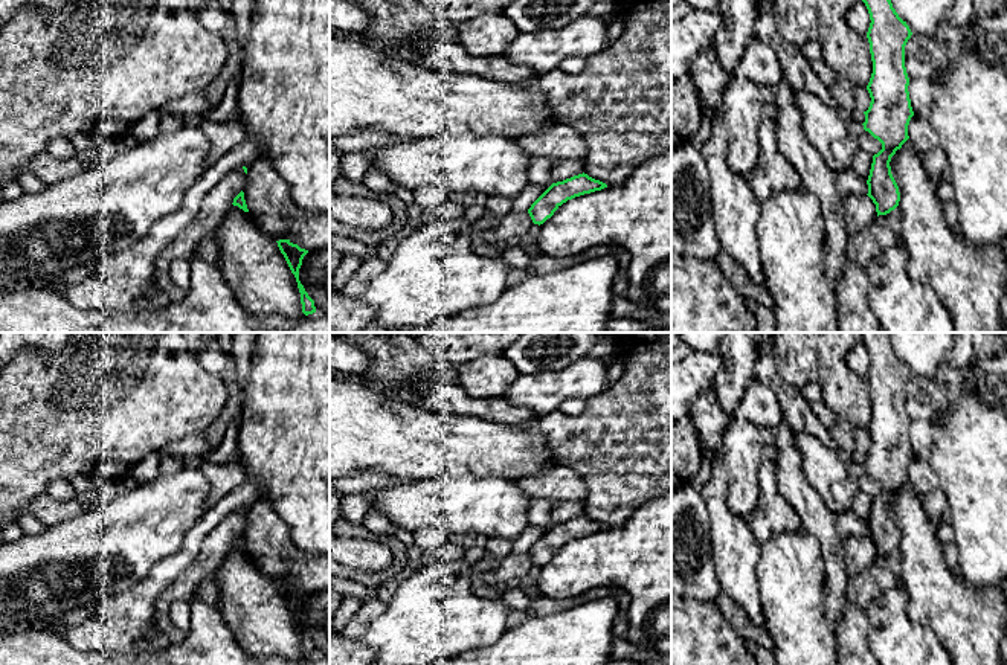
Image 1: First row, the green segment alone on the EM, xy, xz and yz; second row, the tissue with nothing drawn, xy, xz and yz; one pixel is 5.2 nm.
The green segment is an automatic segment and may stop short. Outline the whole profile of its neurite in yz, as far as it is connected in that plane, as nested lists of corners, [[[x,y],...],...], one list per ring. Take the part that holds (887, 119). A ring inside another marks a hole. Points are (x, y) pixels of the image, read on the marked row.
[[[862,0],[870,14],[870,27],[867,38],[870,43],[870,53],[873,61],[873,73],[867,90],[870,93],[871,102],[865,114],[864,130],[868,131],[874,139],[882,143],[882,149],[873,156],[873,163],[870,175],[867,180],[868,197],[876,204],[876,212],[879,215],[886,215],[899,206],[900,192],[899,186],[891,174],[891,157],[897,149],[909,139],[908,125],[914,116],[911,99],[909,99],[909,78],[905,67],[905,46],[911,38],[912,32],[906,21],[903,21],[891,0]]]

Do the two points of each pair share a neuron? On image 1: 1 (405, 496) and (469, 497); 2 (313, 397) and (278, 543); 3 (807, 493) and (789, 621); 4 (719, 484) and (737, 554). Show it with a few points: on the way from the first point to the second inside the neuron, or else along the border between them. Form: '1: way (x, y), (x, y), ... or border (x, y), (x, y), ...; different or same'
1: way (420, 502), (453, 502); same
2: border (263, 497), (283, 522), (284, 533), (304, 551); different
3: border (801, 528), (815, 539), (821, 551), (821, 560); different
4: way (719, 501), (720, 519), (730, 537); same

